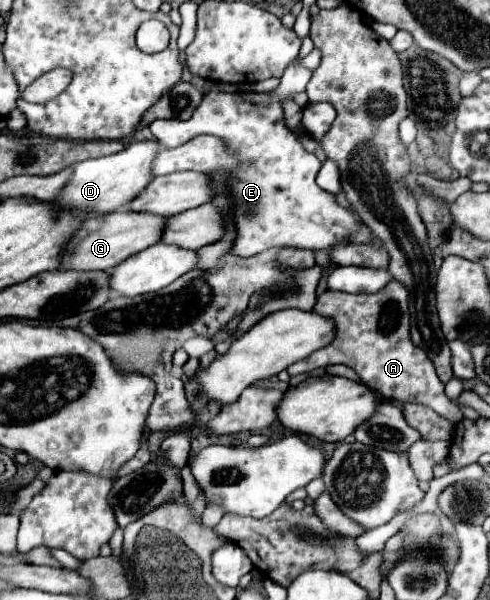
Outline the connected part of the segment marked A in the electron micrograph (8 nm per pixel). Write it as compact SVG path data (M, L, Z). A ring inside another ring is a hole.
M391 279L375 295L349 295L341 291L321 293L313 311L335 323L335 339L329 345L313 351L309 357L293 363L287 373L309 373L317 367L341 363L355 369L355 373L359 373L359 377L369 389L383 393L387 399L417 401L431 407L439 415L451 419L453 423L461 421L463 415L459 407L443 393L443 383L439 381L427 353L423 353L409 337L407 305L407 287L397 279Z

